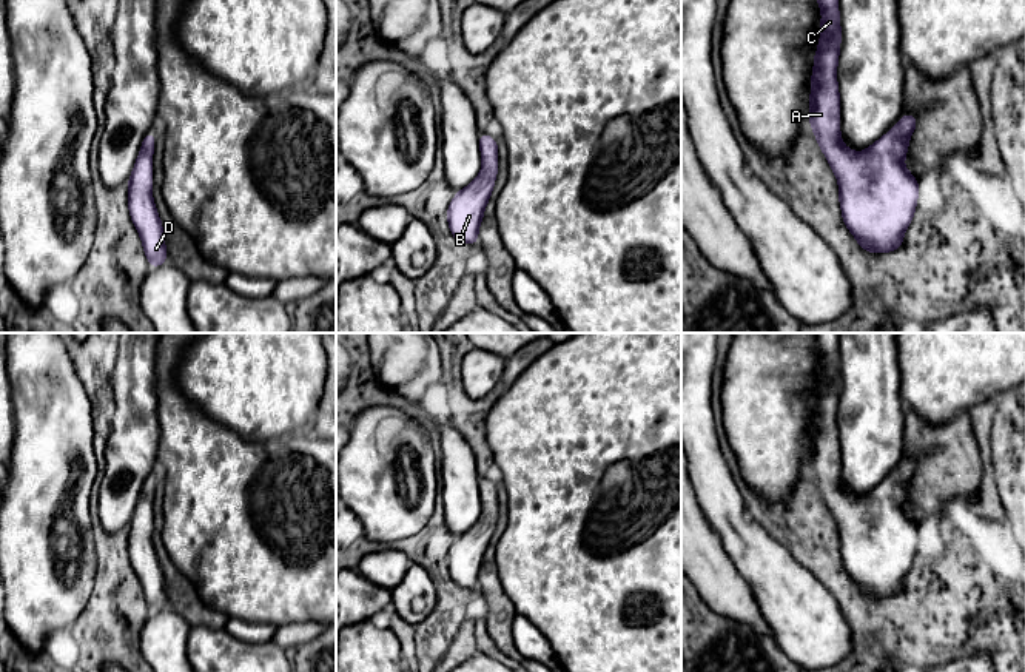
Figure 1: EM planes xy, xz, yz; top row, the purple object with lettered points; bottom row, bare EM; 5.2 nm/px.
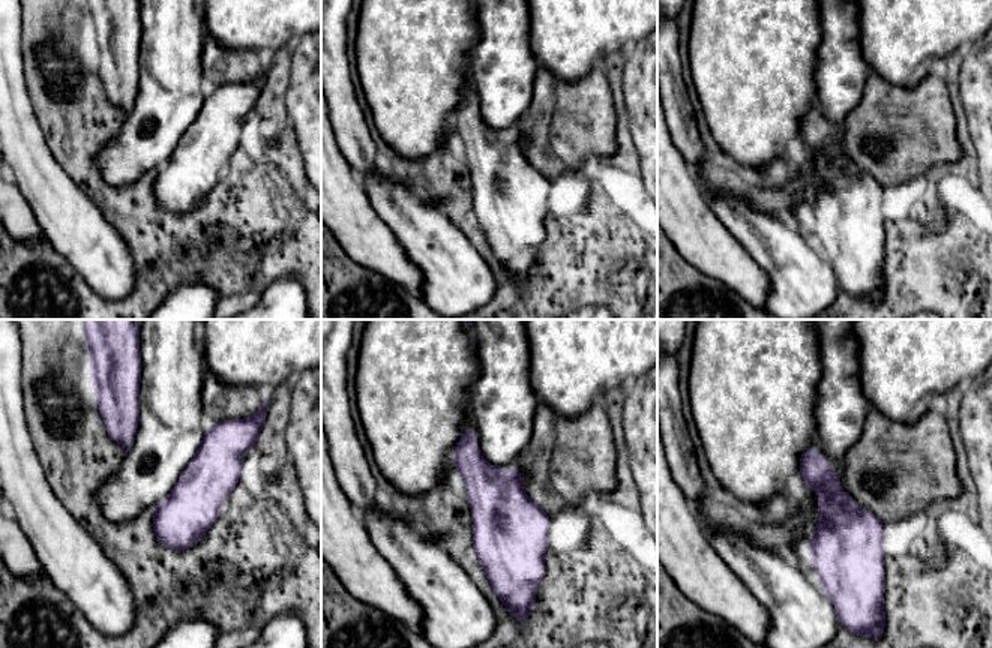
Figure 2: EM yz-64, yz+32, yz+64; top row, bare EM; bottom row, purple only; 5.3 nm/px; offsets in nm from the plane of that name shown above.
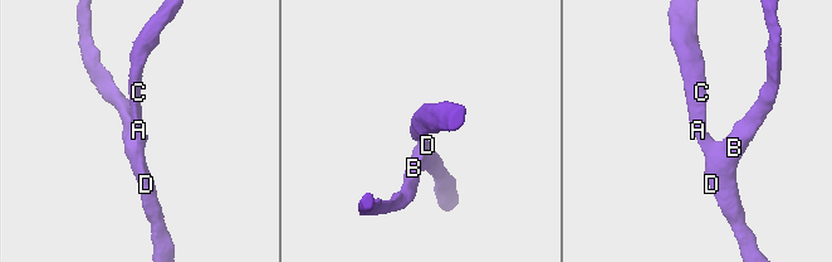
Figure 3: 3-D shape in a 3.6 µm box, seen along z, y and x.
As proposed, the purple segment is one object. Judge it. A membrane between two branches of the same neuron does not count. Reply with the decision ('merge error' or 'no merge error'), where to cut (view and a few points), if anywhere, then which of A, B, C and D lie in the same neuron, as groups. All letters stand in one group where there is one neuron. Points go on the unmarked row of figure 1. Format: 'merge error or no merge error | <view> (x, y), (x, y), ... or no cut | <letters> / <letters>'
no merge error | no cut | A B C D

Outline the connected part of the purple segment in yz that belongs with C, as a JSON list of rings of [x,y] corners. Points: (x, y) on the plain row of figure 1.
[[[814,333],[822,354],[820,388],[814,401],[808,465],[838,526],[846,573],[866,598],[886,600],[903,590],[919,543],[919,526],[903,512],[917,472],[914,459],[900,465],[862,498],[843,490],[837,408],[842,375],[838,333]]]

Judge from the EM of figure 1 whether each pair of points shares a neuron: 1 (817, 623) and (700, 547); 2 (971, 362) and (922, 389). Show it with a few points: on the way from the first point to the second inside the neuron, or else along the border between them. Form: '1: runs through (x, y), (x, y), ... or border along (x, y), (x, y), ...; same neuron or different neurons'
1: border along (720, 538), (728, 558), (757, 601); different neurons
2: runs through (959, 362), (951, 362), (934, 379); same neuron

